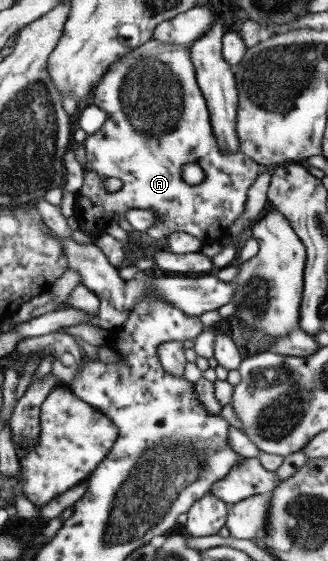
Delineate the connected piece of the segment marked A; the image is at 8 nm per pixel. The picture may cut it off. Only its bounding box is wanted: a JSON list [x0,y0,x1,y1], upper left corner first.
[73,39,262,244]

